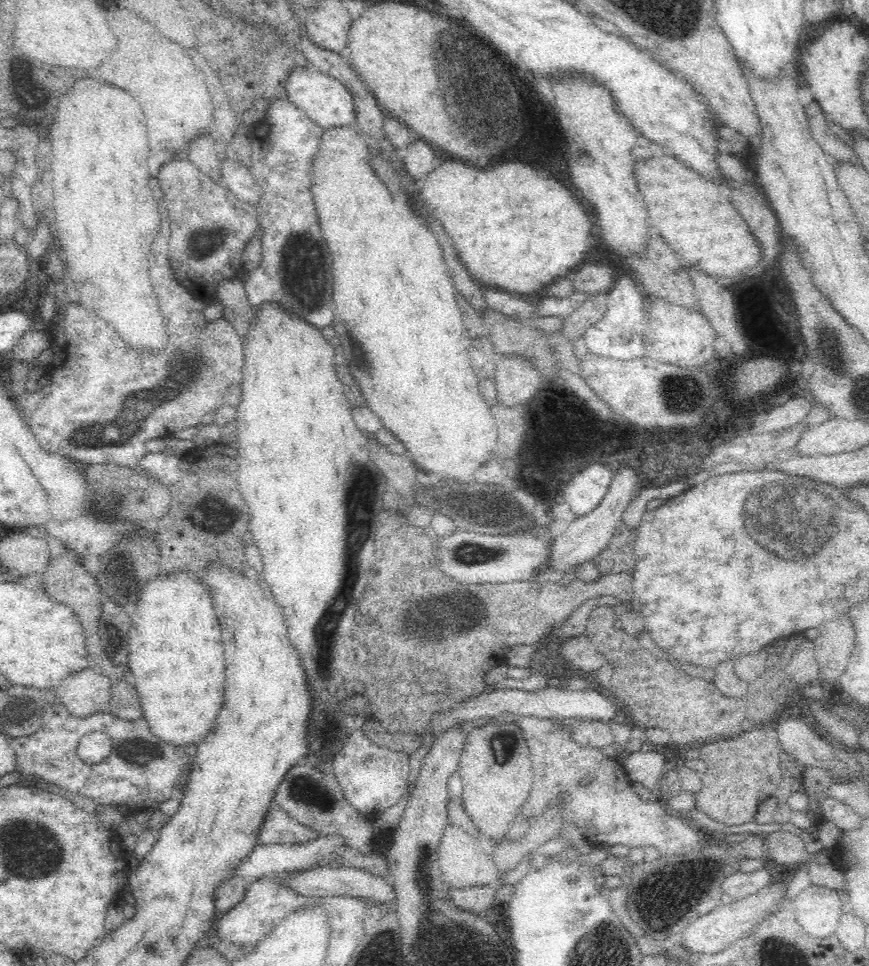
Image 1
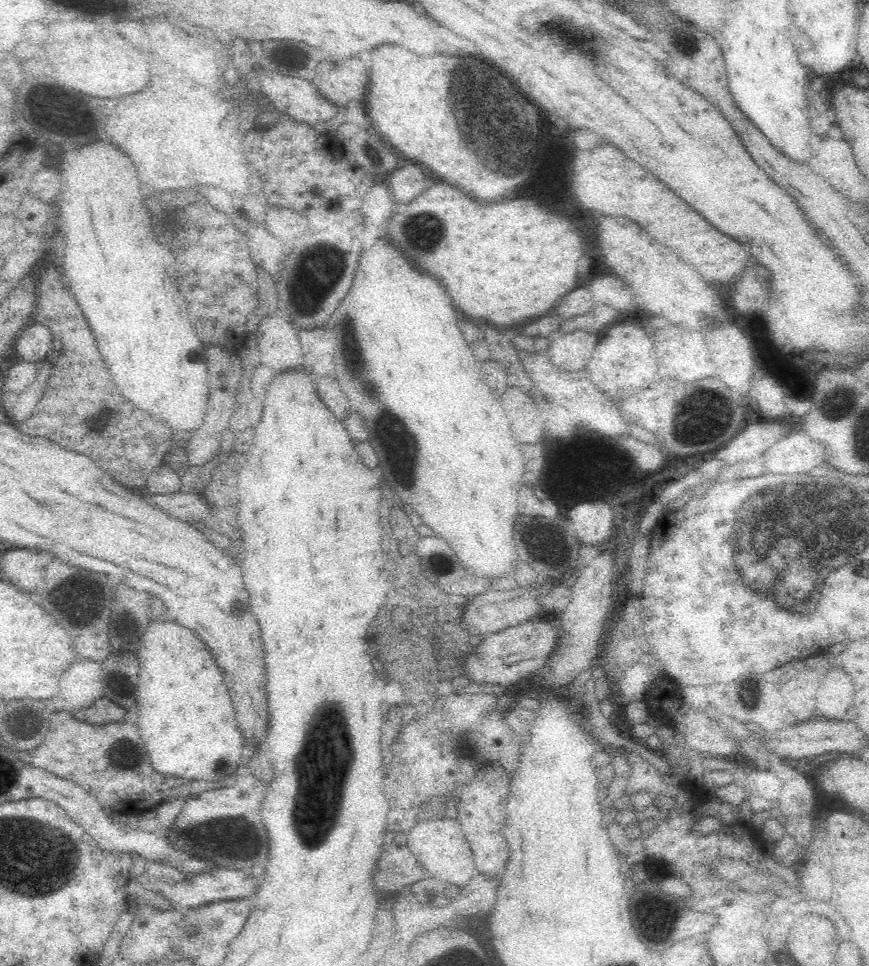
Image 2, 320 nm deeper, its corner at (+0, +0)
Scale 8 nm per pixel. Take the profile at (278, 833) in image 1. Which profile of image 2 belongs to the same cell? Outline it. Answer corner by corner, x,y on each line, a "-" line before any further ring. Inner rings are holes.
236,788
208,790
196,798
188,798
180,816
165,830
173,848
204,860
212,860
216,868
259,871
269,851
268,831
262,824
261,809
264,798
252,798
-
230,852
230,854
226,854

